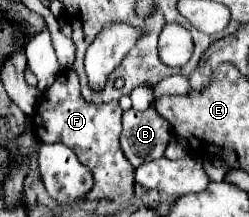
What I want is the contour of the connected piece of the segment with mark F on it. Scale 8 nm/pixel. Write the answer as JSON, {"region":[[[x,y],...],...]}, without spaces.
{"region":[[[73,69],[61,71],[57,81],[43,93],[37,113],[33,115],[33,127],[37,129],[37,137],[43,143],[63,143],[71,147],[79,161],[91,169],[95,185],[83,197],[85,201],[135,201],[135,181],[133,181],[133,165],[125,161],[121,153],[119,137],[121,137],[121,105],[119,101],[109,103],[89,103],[81,97],[79,77]]]}

